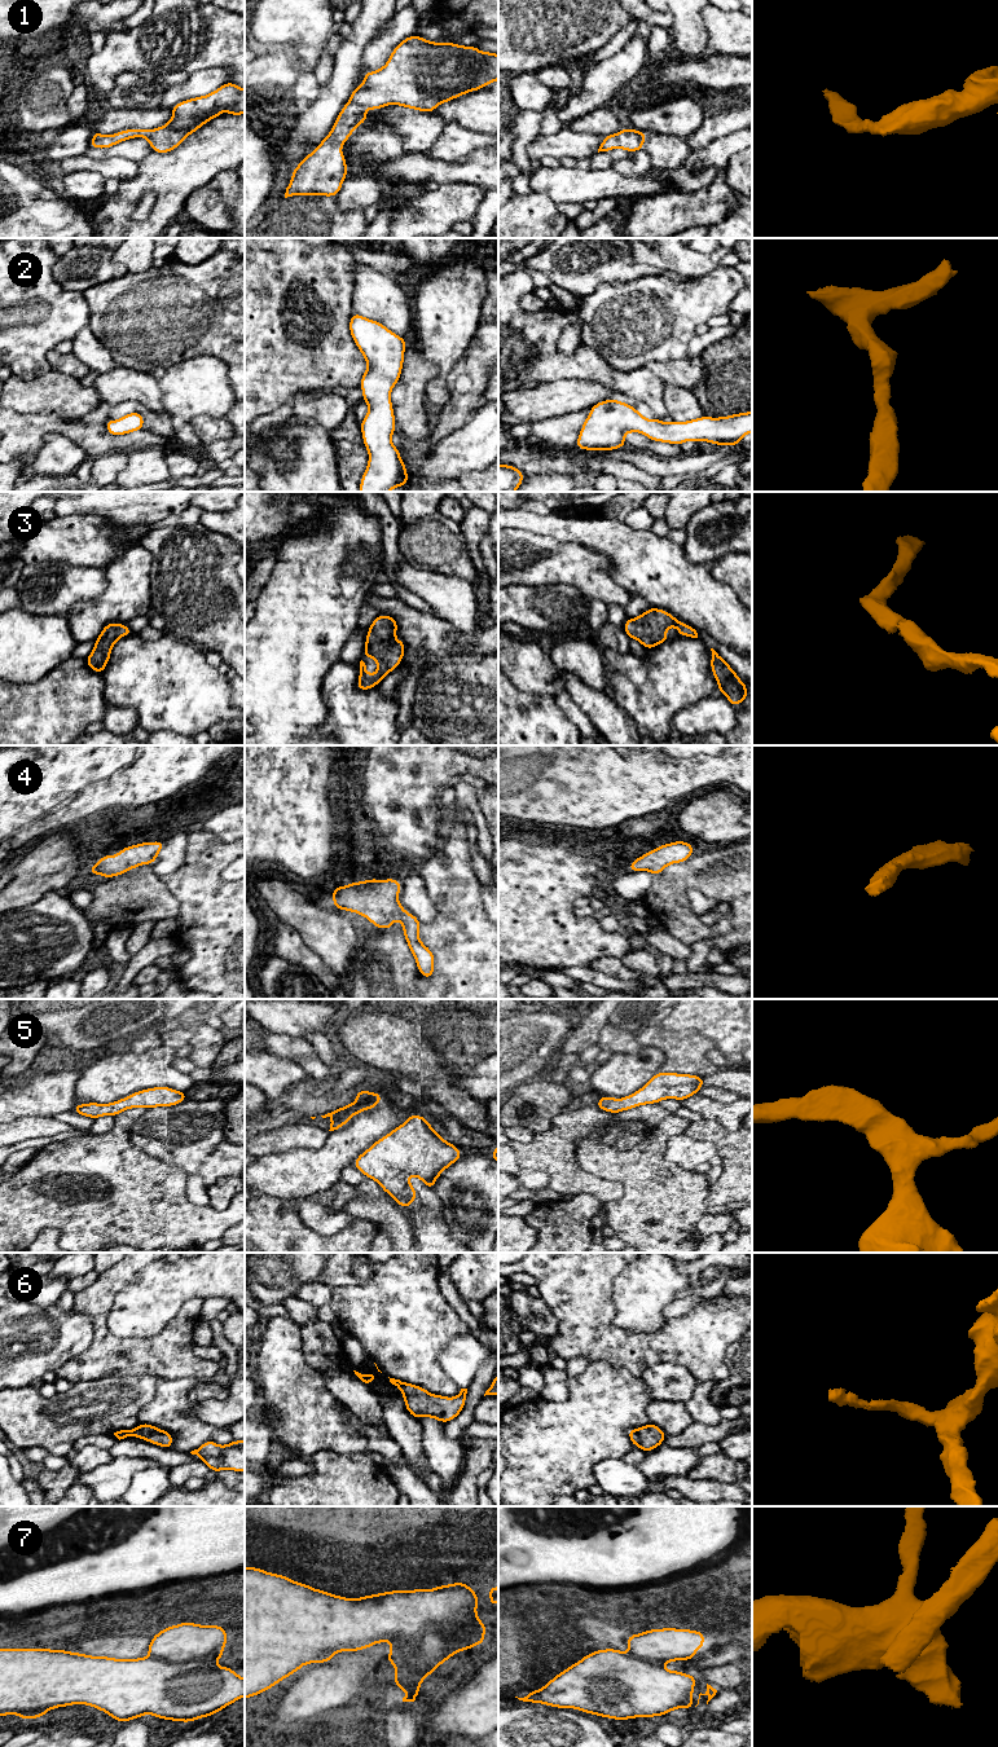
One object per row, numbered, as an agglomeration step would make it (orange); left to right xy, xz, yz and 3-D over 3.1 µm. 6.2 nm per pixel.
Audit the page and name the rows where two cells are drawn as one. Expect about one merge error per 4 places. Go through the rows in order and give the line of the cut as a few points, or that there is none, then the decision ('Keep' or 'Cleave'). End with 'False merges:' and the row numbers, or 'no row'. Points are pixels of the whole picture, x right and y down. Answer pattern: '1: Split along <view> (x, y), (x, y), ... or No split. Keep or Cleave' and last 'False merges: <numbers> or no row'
1: No split. Keep
2: No split. Keep
3: No split. Keep
4: No split. Keep
5: No split. Keep
6: No split. Keep
7: Split along xz (479, 1626), (469, 1622), (462, 1626), (431, 1627), (396, 1663). Cleave
False merges: 7

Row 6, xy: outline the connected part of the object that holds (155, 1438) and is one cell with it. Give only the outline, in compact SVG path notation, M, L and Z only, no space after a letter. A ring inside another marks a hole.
M140 1423L133 1430L120 1430L114 1433L114 1435L120 1440L124 1438L136 1436L144 1439L151 1444L161 1445L163 1448L171 1449L173 1438L166 1431L161 1430L151 1423Z

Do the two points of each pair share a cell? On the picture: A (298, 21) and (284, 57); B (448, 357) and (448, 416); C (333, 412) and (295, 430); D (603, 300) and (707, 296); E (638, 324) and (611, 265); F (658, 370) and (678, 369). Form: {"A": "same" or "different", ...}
{"A": "different", "B": "different", "C": "different", "D": "same", "E": "different", "F": "same"}

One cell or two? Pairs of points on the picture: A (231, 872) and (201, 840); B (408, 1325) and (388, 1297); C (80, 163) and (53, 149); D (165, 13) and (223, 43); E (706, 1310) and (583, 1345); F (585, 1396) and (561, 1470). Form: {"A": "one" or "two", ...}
{"A": "two", "B": "one", "C": "two", "D": "one", "E": "one", "F": "one"}

